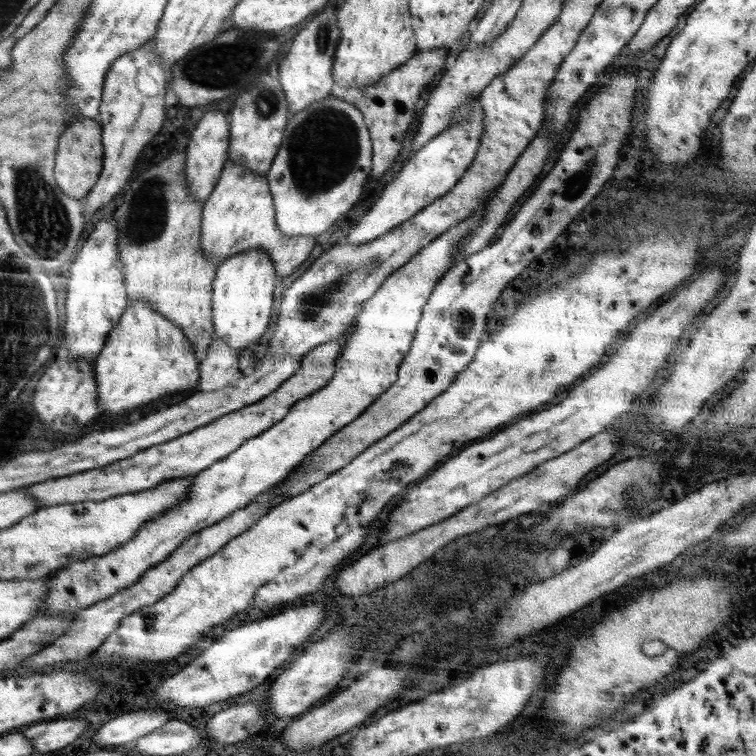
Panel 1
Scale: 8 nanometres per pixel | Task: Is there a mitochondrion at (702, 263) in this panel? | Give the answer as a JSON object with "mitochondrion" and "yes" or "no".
{"mitochondrion":"no"}

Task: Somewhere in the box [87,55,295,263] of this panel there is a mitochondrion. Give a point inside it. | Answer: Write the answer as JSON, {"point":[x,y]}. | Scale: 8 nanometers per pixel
{"point":[148,217]}

